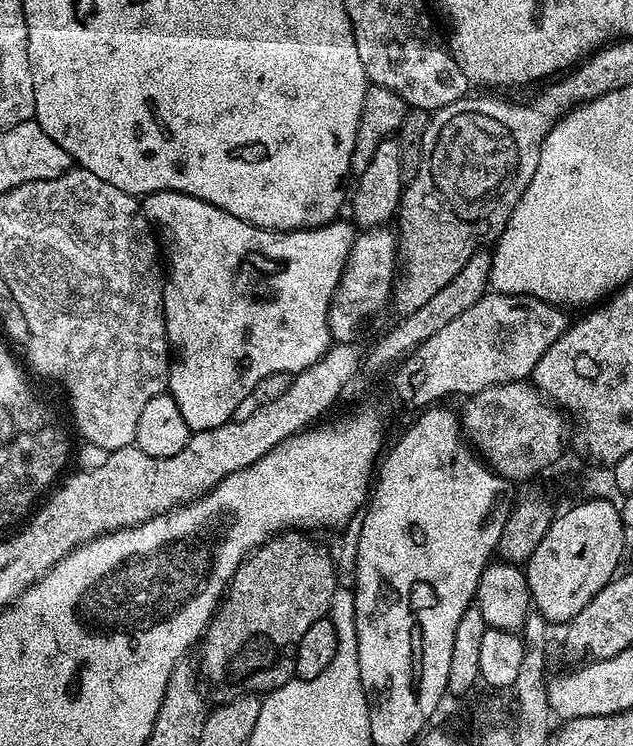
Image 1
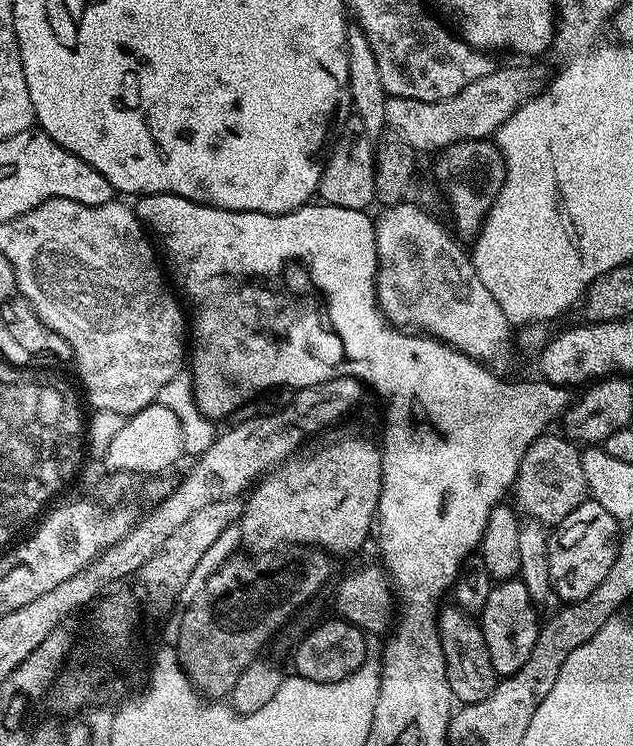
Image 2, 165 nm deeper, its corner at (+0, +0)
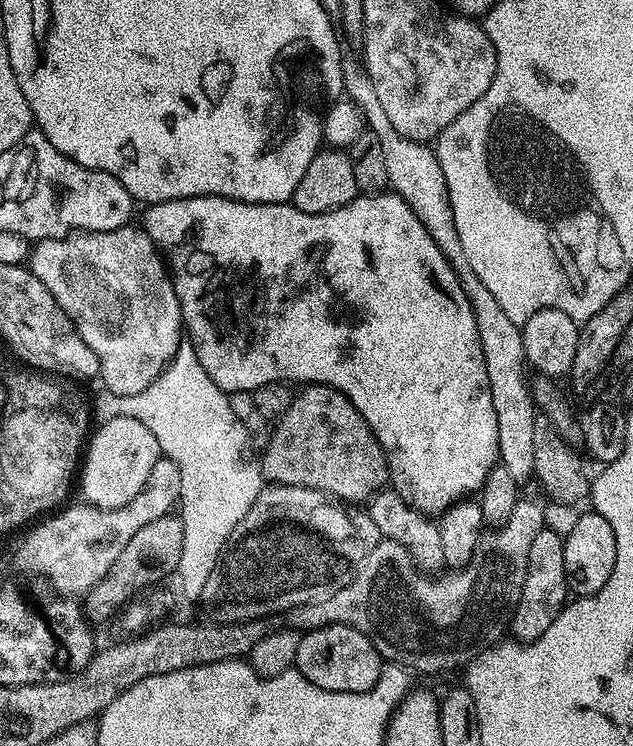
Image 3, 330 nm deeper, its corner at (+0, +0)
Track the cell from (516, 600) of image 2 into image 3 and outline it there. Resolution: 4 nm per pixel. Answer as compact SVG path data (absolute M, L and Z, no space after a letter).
M546 526L534 538L530 546L530 558L526 566L526 586L522 586L522 598L518 598L518 606L510 621L511 639L529 644L542 634L546 634L549 626L554 626L554 618L560 616L569 603L570 593L566 582L566 566L564 565L564 536L556 533L552 526Z

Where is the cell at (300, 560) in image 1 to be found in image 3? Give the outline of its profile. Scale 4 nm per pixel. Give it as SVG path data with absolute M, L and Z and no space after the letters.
M306 384L303 385L293 395L292 404L286 410L284 416L275 421L272 437L268 440L268 445L264 448L264 457L259 457L258 463L260 473L264 475L265 481L269 485L285 484L286 486L302 486L303 488L319 488L341 502L347 502L352 506L360 506L372 499L377 492L381 491L389 483L388 459L382 450L382 446L378 442L378 438L374 438L374 434L370 430L370 426L366 422L366 418L362 418L362 414L358 414L358 410L354 406L354 402L350 402L350 398L346 394L342 394L336 388L331 388L329 384Z

